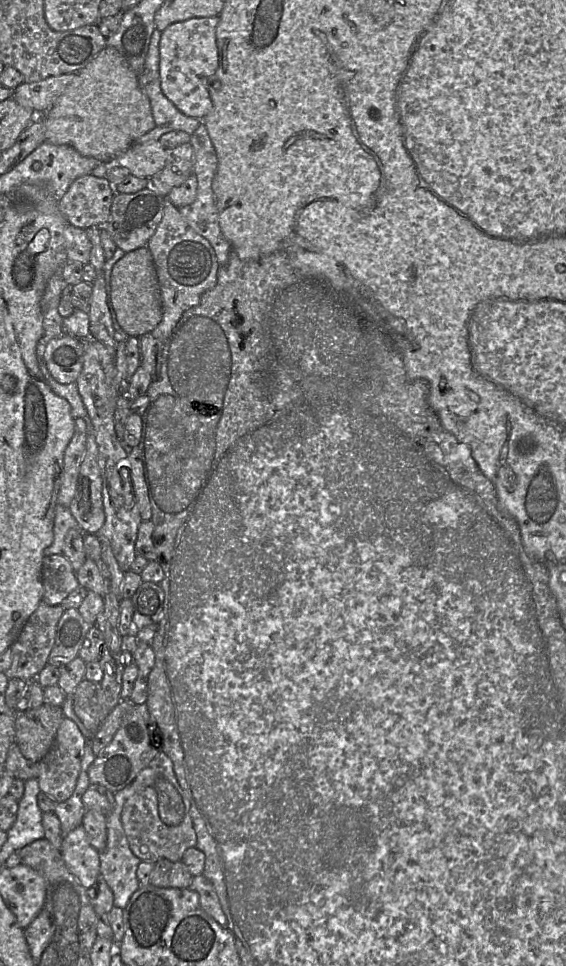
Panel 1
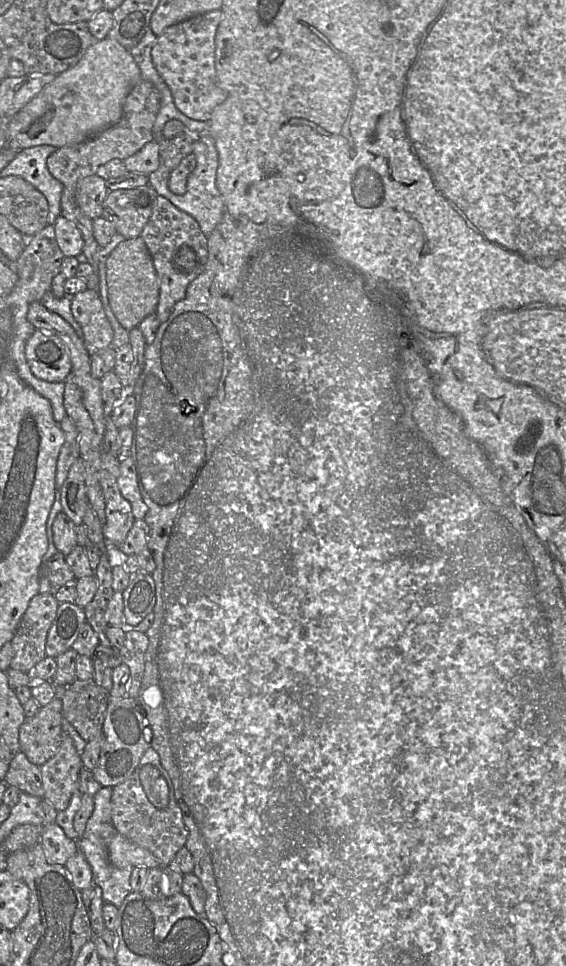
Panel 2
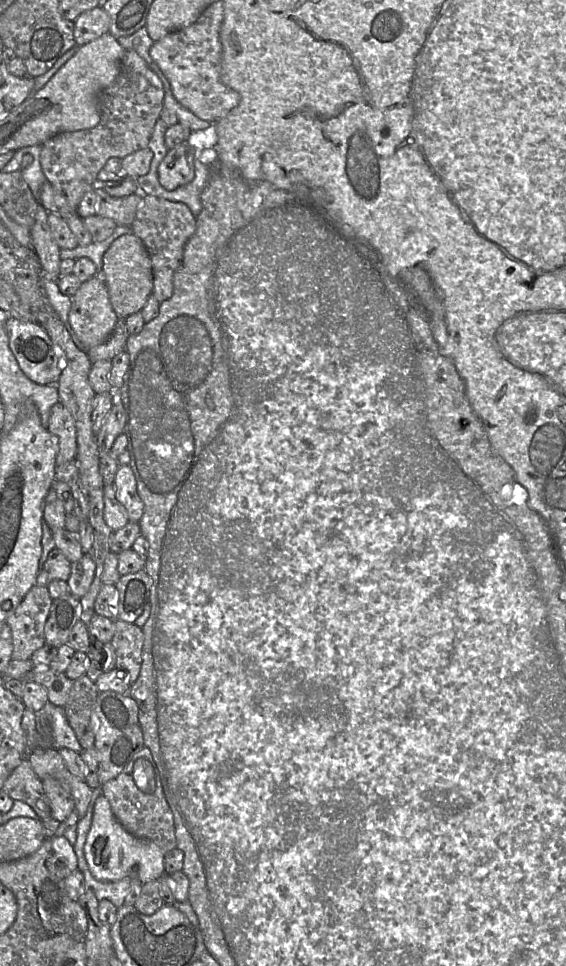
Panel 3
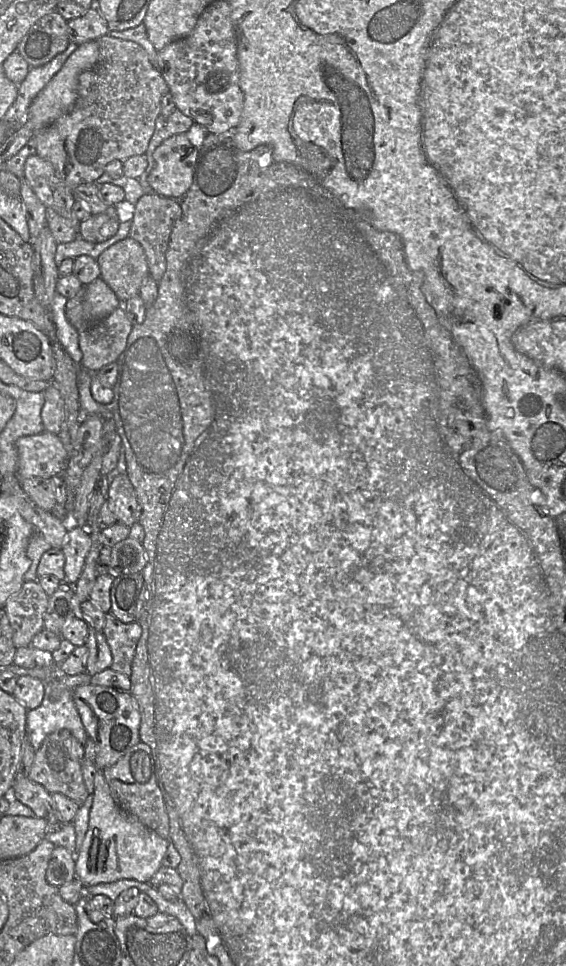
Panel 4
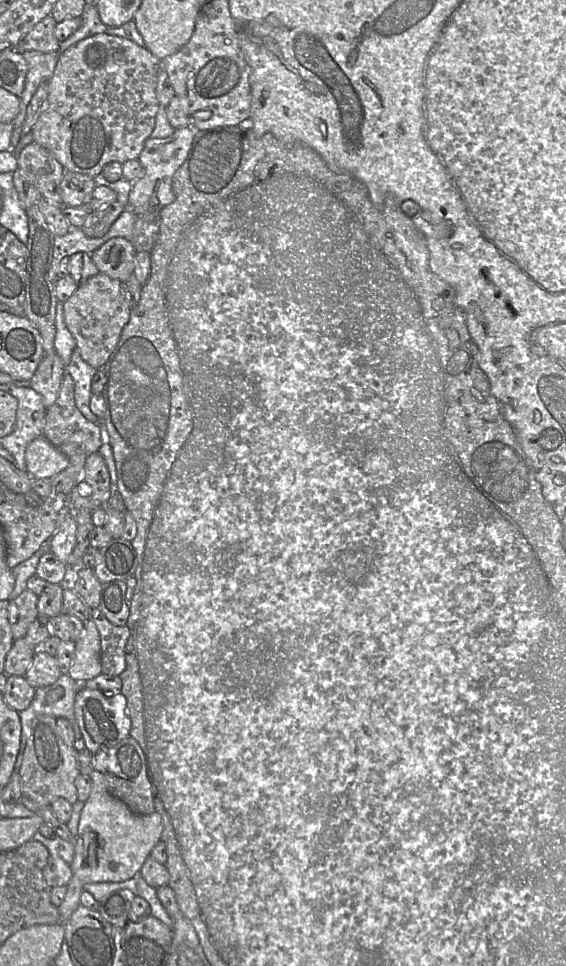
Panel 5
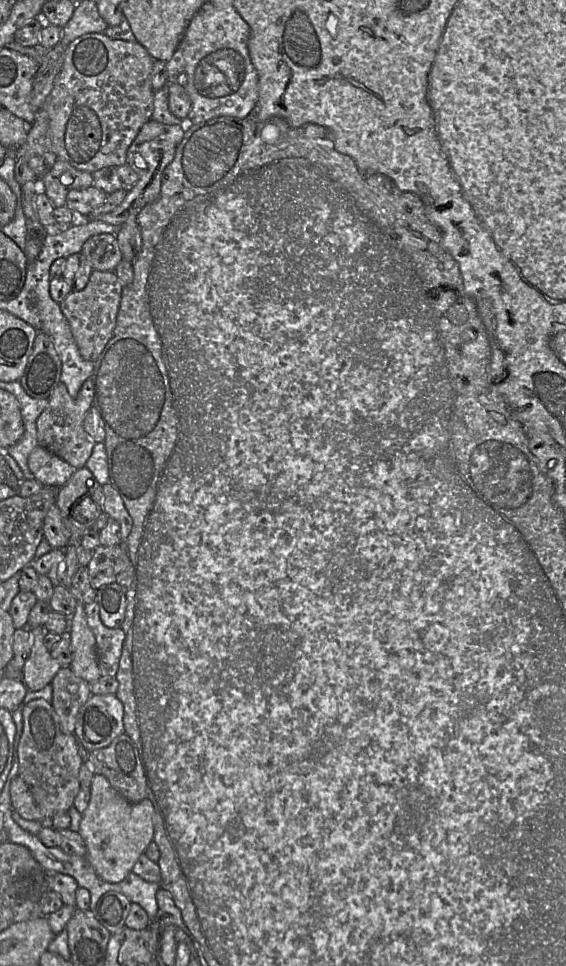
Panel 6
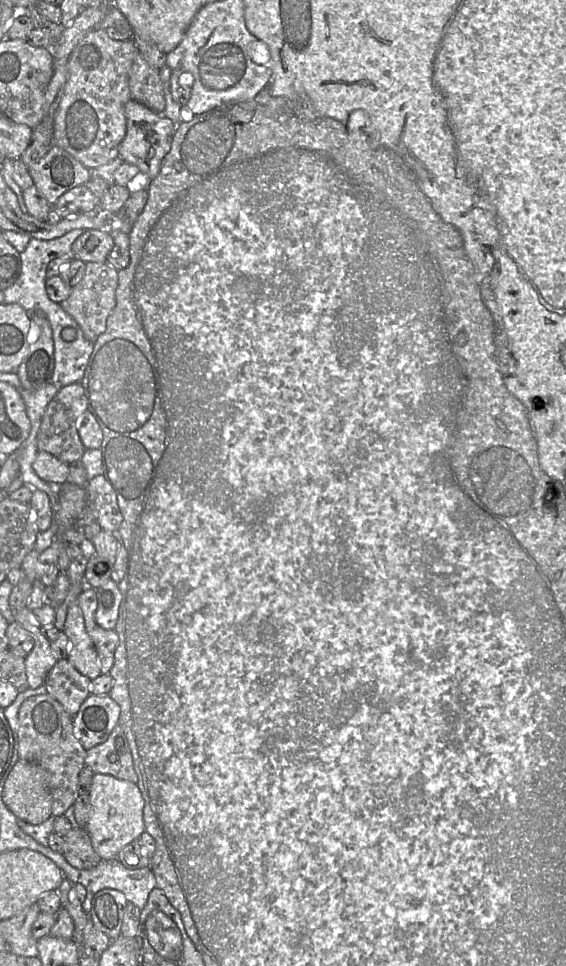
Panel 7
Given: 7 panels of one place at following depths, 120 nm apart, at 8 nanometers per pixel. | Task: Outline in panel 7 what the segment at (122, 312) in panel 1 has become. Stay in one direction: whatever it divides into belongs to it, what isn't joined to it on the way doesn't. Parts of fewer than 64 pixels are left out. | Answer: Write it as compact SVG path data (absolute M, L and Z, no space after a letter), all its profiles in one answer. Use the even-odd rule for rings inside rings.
M85 230L72 245L73 258L84 262L105 263L114 246L111 234L106 230Z

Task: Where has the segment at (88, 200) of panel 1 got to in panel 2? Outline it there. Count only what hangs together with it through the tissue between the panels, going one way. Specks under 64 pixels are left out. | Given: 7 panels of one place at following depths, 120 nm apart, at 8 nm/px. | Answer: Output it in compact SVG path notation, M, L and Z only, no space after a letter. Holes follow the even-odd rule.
M95 174L81 179L75 197L82 213L91 220L102 217L103 202L109 191L106 180Z

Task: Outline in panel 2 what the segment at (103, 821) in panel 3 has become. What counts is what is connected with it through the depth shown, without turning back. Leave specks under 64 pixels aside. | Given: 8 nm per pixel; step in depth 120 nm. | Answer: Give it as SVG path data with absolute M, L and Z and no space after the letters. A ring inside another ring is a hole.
M115 832L108 843L108 858L112 866L126 867L144 866L148 869L163 867L161 862L147 849L139 847Z

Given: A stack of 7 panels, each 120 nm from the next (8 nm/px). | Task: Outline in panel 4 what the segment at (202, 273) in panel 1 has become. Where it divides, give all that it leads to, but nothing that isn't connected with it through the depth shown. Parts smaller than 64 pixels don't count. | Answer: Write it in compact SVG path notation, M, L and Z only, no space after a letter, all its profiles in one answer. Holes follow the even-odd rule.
M144 194L137 201L131 220L129 236L135 239L145 252L150 275L158 283L166 270L166 252L175 222L181 217L182 209L178 200L158 194Z

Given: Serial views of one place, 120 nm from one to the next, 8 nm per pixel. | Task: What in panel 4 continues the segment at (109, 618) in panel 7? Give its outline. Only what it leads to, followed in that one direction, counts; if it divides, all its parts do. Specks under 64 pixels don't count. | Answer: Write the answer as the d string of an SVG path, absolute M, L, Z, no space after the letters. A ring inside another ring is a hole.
M142 573L115 577L110 589L110 613L123 623L135 622L136 607L143 587Z

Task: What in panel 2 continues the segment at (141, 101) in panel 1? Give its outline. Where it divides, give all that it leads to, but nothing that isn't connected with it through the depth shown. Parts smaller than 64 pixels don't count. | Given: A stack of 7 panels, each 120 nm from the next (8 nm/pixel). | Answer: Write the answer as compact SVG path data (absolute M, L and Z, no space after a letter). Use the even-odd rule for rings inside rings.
M110 38L99 40L89 47L76 65L56 75L39 94L6 120L6 148L22 150L39 145L60 148L84 142L121 119L125 98L142 80L139 67L125 47Z

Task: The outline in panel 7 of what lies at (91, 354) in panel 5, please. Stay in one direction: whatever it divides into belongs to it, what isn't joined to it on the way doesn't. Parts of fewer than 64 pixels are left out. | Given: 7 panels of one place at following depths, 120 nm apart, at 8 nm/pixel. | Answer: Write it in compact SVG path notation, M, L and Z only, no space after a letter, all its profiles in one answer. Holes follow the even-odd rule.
M86 262L85 274L81 281L72 287L70 296L59 303L78 323L87 340L95 343L106 329L106 320L116 304L118 271L105 263Z

